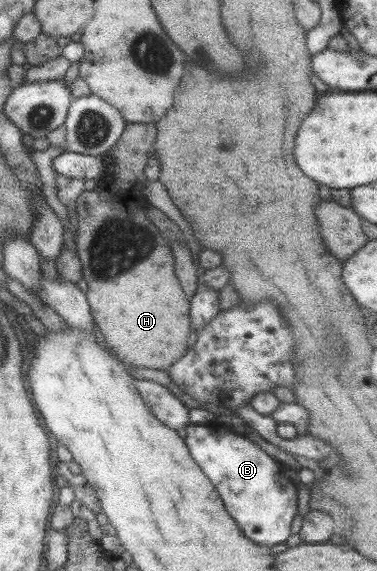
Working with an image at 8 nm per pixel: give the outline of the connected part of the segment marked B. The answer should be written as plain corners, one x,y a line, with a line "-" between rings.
216,423
187,424
185,439
191,456
219,491
226,511
256,545
286,543
297,515
298,487
285,474
283,464
274,460
248,437
227,431

